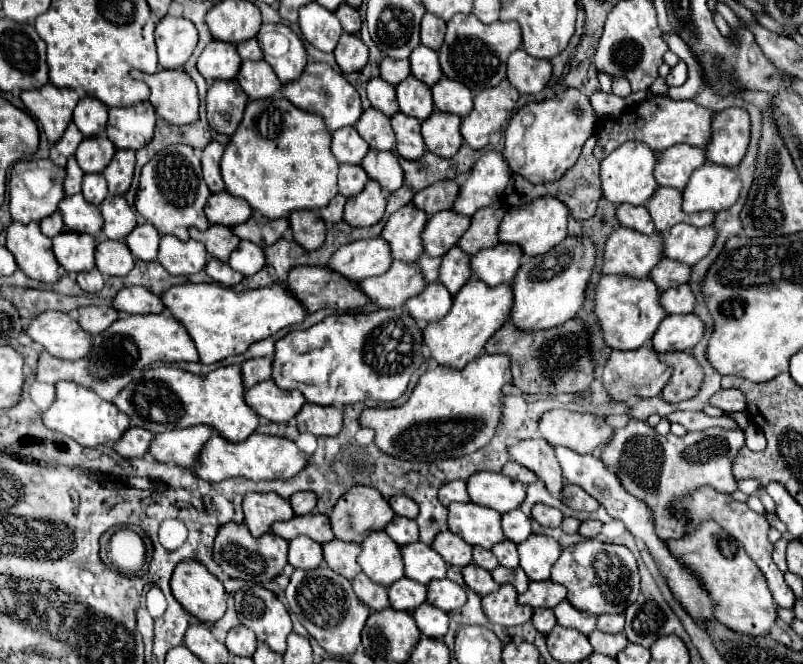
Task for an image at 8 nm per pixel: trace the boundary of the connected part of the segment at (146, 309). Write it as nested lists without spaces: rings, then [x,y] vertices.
[[[142,287],[120,289],[112,301],[112,307],[120,313],[130,313],[130,315],[148,315],[164,311],[160,297]]]

